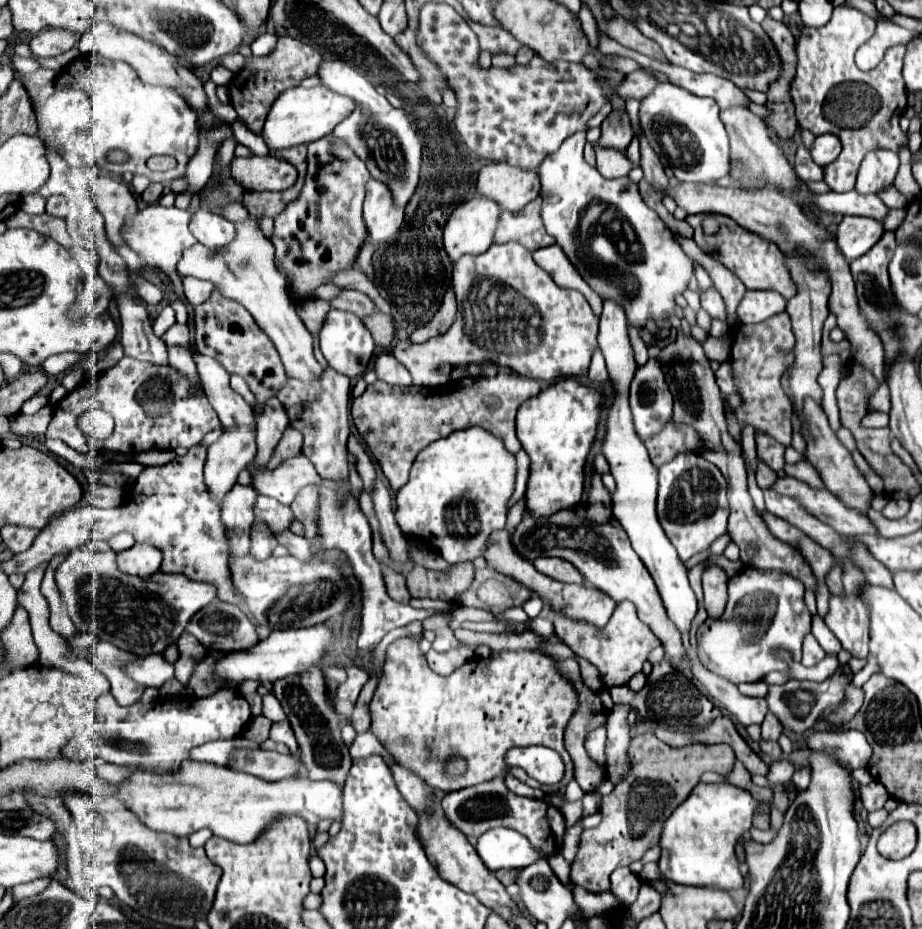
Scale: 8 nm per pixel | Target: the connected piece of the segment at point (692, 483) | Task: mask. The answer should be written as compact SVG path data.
M684 450L676 454L674 460L658 468L658 518L660 524L678 550L682 562L694 554L710 548L710 544L726 532L728 522L728 498L726 498L726 480L720 470L700 458L698 454Z

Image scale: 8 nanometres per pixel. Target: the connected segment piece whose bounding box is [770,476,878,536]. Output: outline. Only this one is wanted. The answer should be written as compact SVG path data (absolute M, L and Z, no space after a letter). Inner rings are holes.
M792 476L778 478L770 488L780 494L798 496L798 500L806 506L806 510L810 510L810 514L814 514L818 520L834 526L834 530L838 530L840 534L846 534L846 536L878 534L878 528L874 526L874 522L868 516L846 506L836 494L832 494L826 488L812 490L808 484L796 480Z

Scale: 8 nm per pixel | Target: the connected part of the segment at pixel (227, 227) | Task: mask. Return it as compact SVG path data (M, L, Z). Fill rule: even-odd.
M202 208L194 212L190 230L196 236L196 240L210 250L222 250L236 238L236 228L232 222Z

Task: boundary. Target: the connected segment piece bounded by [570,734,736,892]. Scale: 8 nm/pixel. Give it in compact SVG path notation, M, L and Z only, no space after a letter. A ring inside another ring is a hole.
M640 734L630 742L628 762L630 772L614 786L612 794L602 798L602 822L592 830L582 832L580 850L570 870L570 882L590 892L608 890L610 874L616 868L630 866L632 862L640 860L644 852L658 842L662 822L690 796L694 786L700 782L700 776L706 770L728 776L734 768L736 756L726 744L690 744L682 748L670 748L664 742L658 742L658 738L652 734Z

